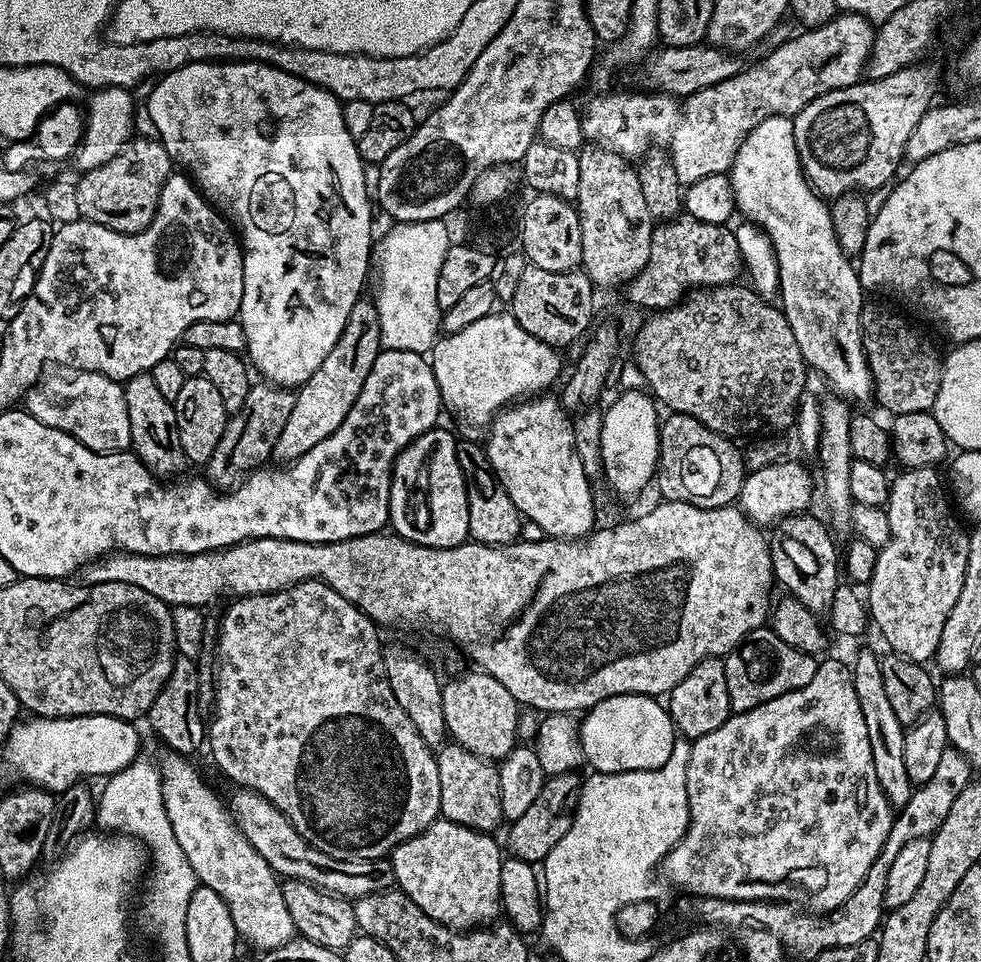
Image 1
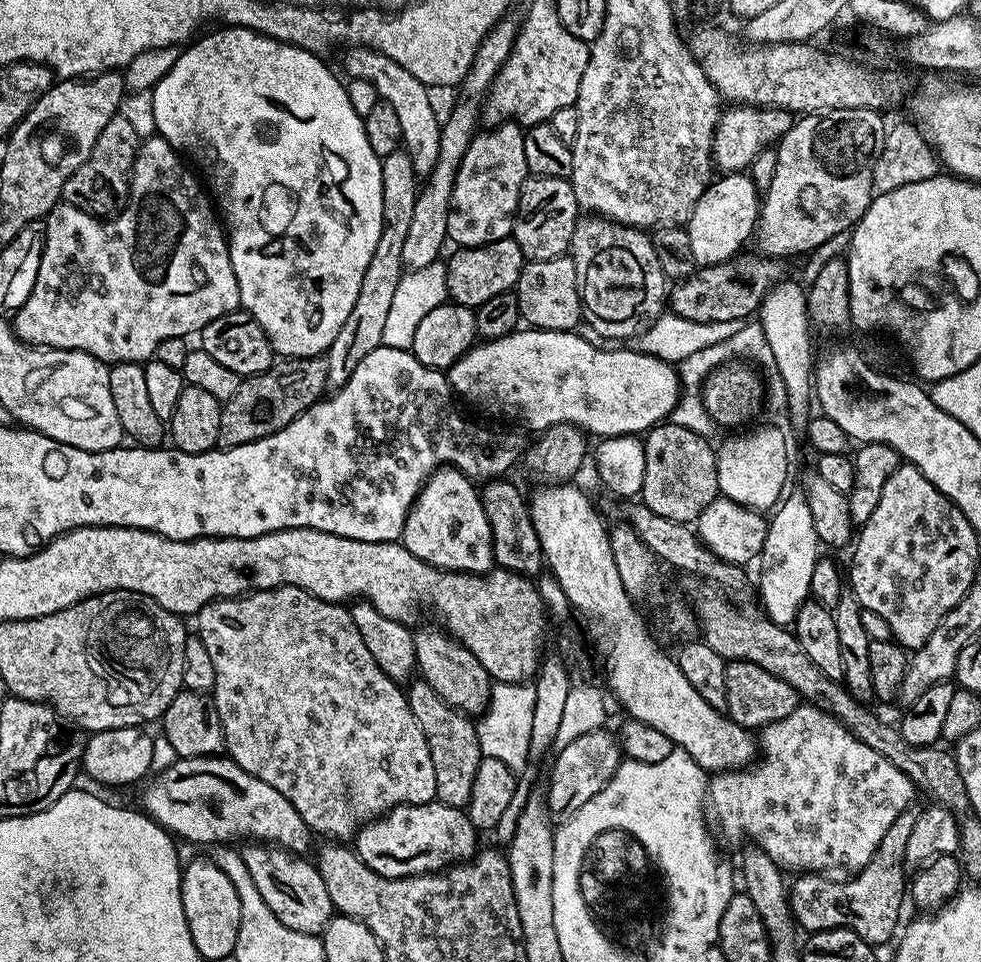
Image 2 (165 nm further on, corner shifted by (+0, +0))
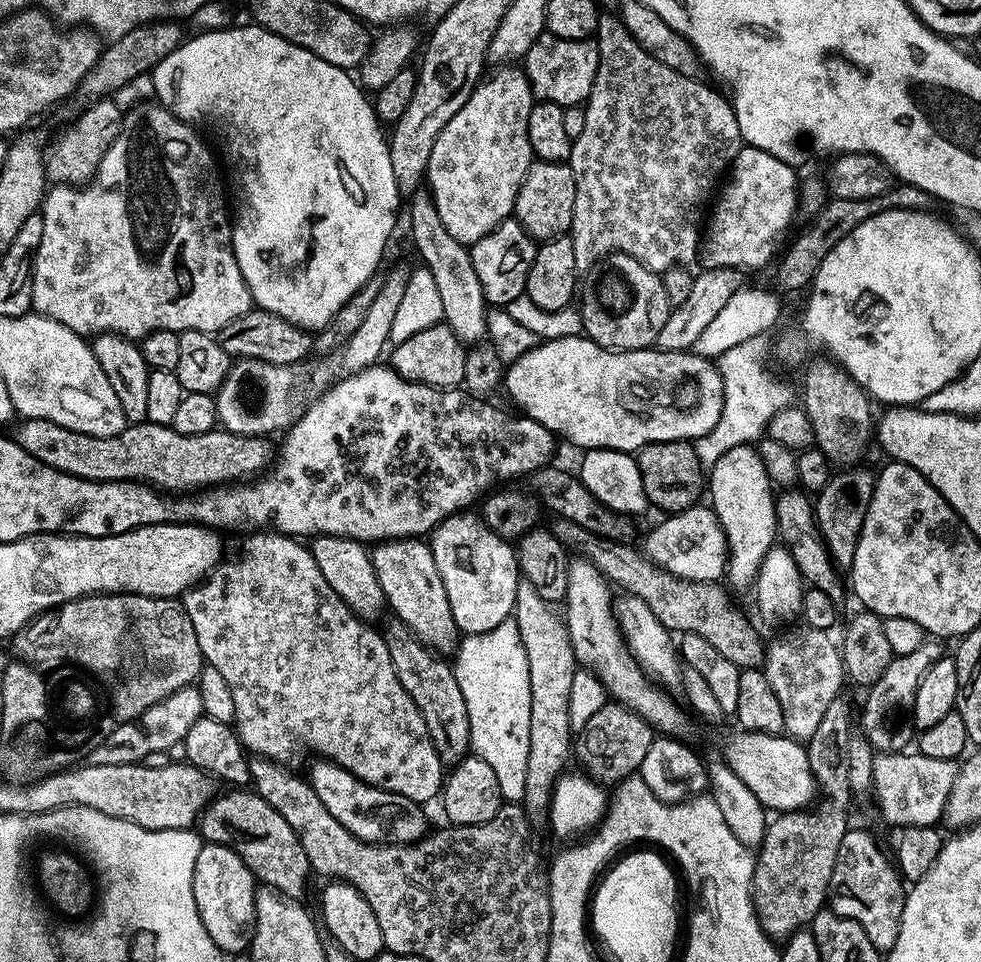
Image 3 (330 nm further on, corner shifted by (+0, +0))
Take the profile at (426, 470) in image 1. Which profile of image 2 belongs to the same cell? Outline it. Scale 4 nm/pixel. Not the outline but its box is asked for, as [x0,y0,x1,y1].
[402,468,493,574]

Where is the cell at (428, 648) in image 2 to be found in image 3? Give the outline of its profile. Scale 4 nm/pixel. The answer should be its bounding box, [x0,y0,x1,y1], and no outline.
[371,539,462,654]

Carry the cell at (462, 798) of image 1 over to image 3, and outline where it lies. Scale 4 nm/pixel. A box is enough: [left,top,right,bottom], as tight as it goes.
[382,618,471,766]

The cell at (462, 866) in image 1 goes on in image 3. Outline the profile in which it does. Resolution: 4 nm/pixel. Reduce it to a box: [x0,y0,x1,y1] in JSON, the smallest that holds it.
[306,758,430,844]

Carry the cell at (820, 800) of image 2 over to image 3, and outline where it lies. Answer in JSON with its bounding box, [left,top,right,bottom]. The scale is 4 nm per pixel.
[874,751,958,826]

